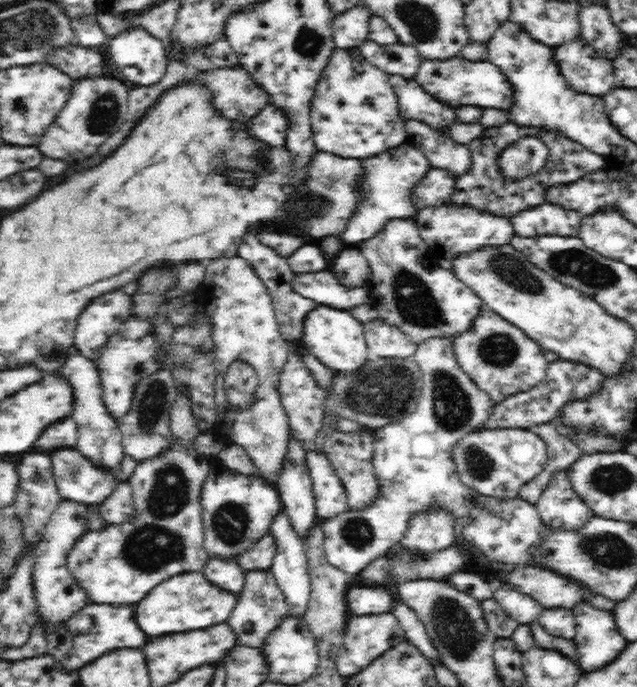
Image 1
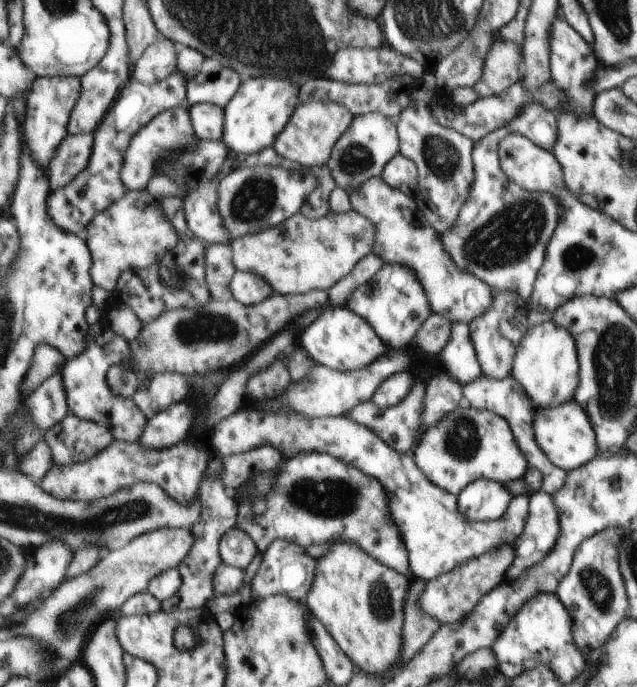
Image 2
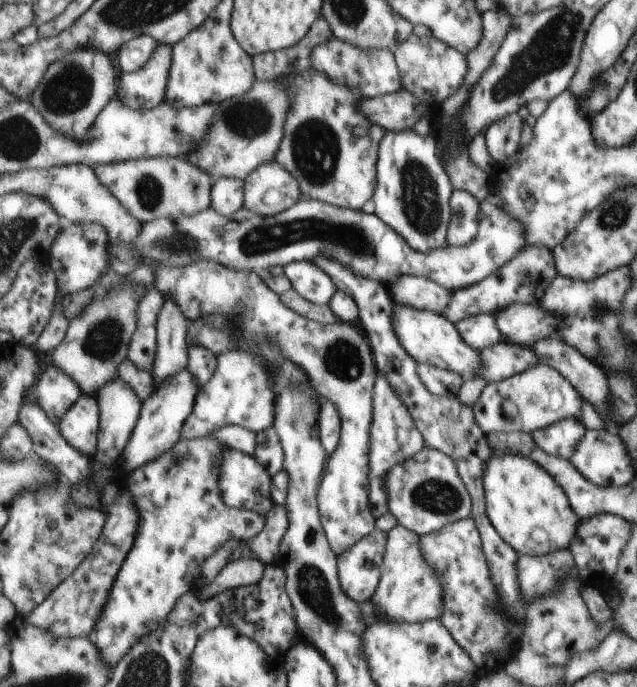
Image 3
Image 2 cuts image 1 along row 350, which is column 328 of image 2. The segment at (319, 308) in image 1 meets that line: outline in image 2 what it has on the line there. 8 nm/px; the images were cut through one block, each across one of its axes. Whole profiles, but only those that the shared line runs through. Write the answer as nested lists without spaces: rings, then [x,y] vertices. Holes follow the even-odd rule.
[[[343,306],[323,308],[321,315],[302,330],[298,342],[299,340],[303,342],[303,348],[315,362],[342,372],[370,366],[371,362],[382,357],[387,350],[381,337],[370,324]]]

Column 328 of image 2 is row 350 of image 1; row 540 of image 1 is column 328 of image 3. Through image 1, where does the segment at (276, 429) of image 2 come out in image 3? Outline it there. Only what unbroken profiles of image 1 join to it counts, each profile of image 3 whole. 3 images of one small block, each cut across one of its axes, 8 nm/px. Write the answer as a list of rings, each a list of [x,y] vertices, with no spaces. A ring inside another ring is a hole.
[[[197,261],[195,263],[191,262],[186,267],[155,267],[153,268],[156,272],[156,288],[159,289],[165,296],[173,297],[181,307],[181,310],[185,313],[185,316],[193,322],[198,318],[204,317],[205,315],[214,315],[219,312],[221,314],[233,314],[236,318],[237,326],[241,326],[243,328],[243,334],[239,334],[243,336],[244,339],[255,338],[255,336],[259,337],[269,337],[272,341],[275,341],[282,350],[282,353],[290,358],[296,365],[302,366],[303,370],[310,376],[310,381],[312,385],[318,390],[318,394],[321,396],[323,400],[334,402],[338,409],[340,410],[340,415],[342,416],[342,438],[339,443],[338,449],[335,452],[332,452],[329,455],[329,461],[326,464],[325,475],[322,479],[322,484],[320,485],[320,489],[318,492],[318,505],[320,508],[320,513],[322,514],[322,523],[327,533],[327,538],[330,539],[331,546],[334,547],[334,551],[338,555],[342,555],[344,551],[355,546],[355,544],[362,540],[363,537],[366,537],[369,533],[373,532],[375,529],[375,518],[370,511],[370,504],[368,499],[368,452],[369,452],[369,427],[371,424],[371,415],[372,415],[372,388],[373,383],[376,380],[375,378],[375,368],[373,368],[373,359],[371,358],[371,353],[367,348],[367,342],[365,342],[365,338],[353,328],[353,326],[349,326],[349,324],[335,323],[335,324],[327,324],[320,323],[308,318],[305,318],[303,315],[300,315],[298,312],[291,310],[290,307],[285,306],[283,304],[282,298],[274,291],[271,290],[270,286],[267,286],[267,283],[264,281],[264,278],[255,271],[238,271],[219,263],[213,261]]]

